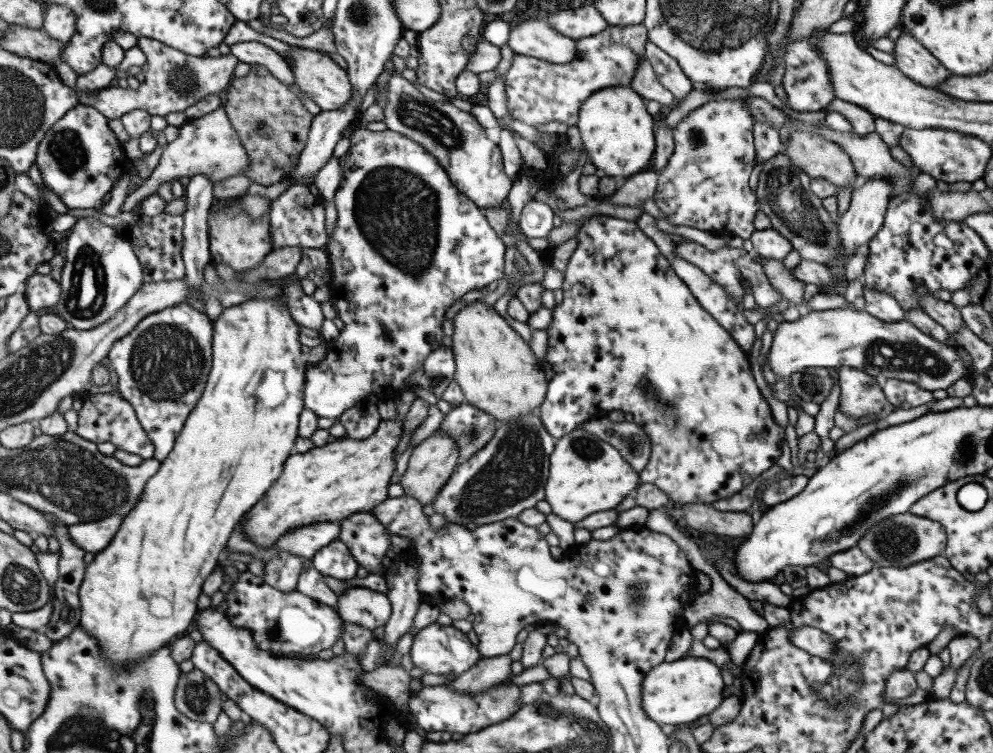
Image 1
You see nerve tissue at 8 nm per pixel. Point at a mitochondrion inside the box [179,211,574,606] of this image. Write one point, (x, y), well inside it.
(513, 473)

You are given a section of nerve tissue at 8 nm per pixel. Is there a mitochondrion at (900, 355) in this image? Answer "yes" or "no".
yes

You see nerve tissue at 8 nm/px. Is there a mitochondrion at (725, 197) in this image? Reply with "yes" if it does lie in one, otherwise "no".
no

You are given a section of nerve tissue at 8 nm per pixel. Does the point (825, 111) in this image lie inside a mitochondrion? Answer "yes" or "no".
no

